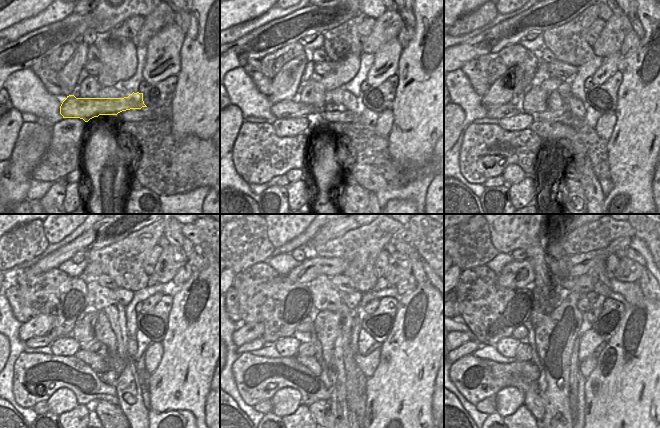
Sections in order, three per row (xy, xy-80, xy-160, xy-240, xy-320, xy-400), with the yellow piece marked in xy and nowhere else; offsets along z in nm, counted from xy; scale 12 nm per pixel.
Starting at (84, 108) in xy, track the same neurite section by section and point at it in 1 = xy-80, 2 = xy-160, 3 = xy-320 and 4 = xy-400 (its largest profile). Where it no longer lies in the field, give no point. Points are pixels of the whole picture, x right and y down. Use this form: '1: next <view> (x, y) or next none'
1: next xy-80 (288, 108)
2: next xy-160 (498, 112)
3: next xy-320 (257, 343)
4: next xy-400 (469, 347)

